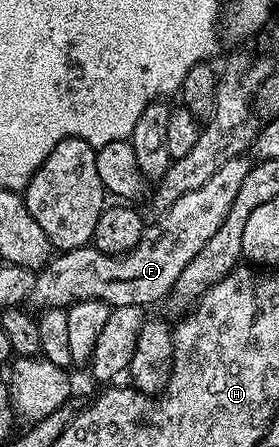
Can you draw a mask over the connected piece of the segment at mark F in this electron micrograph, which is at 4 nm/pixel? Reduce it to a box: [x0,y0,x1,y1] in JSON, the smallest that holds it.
[31,156,251,311]

